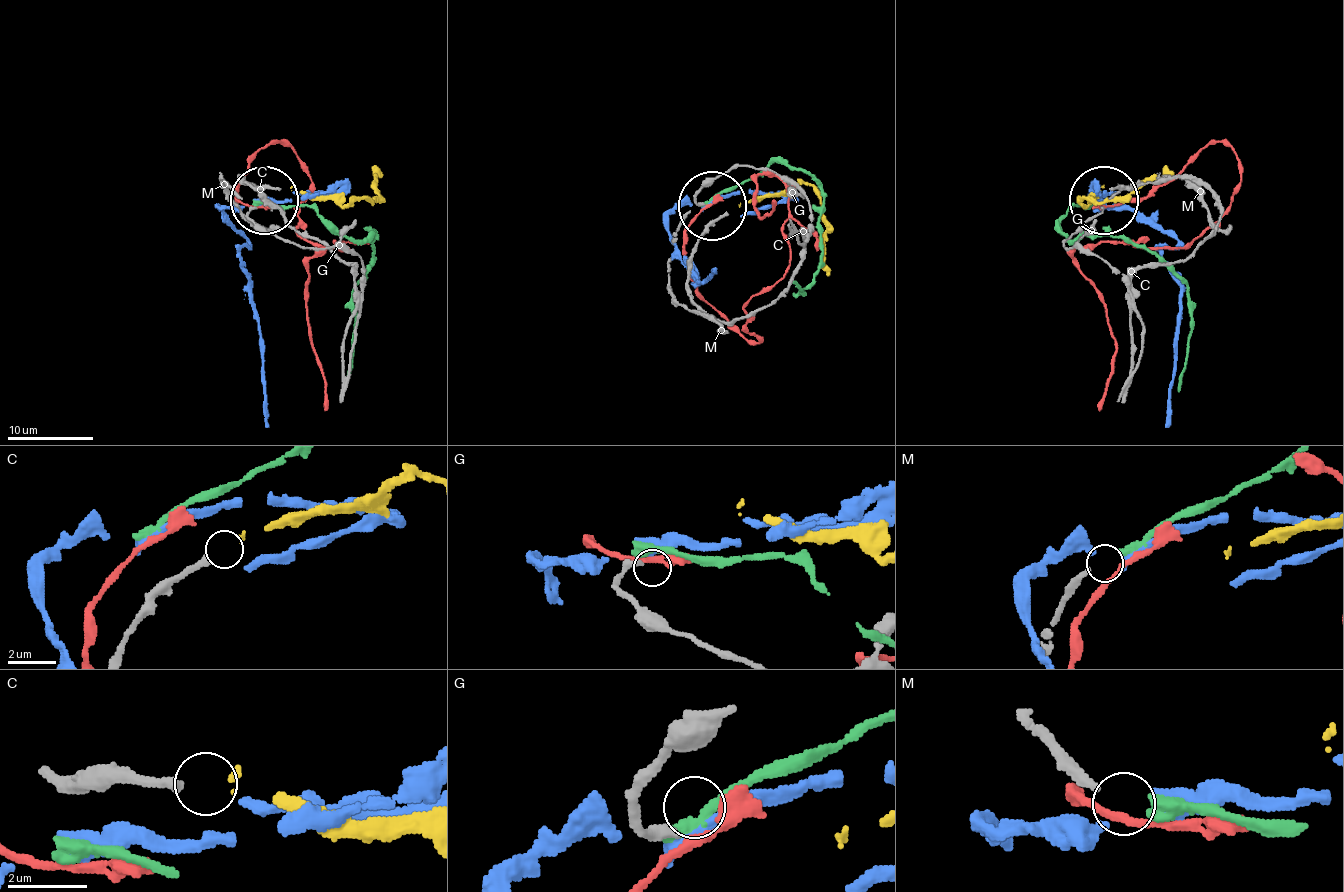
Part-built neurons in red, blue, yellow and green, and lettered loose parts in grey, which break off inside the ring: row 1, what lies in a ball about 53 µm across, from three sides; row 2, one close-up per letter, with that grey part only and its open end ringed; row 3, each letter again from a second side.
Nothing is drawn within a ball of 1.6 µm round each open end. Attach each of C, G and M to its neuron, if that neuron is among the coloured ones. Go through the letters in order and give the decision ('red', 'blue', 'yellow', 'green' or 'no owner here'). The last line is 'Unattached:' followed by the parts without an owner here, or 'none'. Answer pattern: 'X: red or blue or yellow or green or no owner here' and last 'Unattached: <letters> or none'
C: yellow
G: no owner here
M: green
Unattached: G

